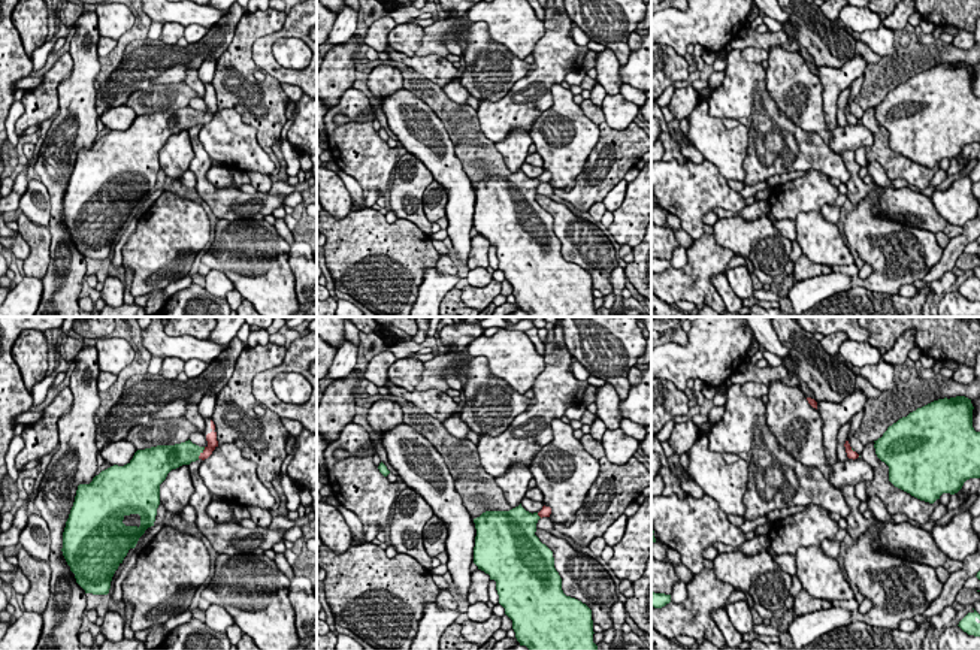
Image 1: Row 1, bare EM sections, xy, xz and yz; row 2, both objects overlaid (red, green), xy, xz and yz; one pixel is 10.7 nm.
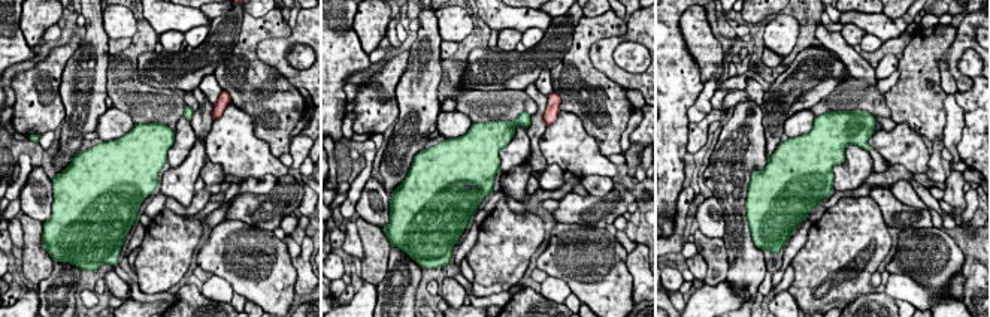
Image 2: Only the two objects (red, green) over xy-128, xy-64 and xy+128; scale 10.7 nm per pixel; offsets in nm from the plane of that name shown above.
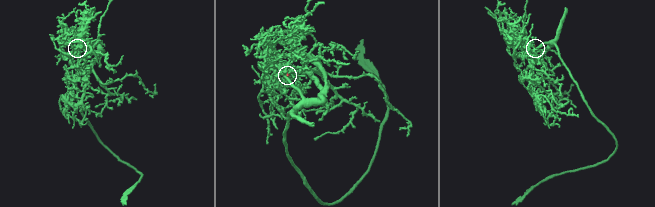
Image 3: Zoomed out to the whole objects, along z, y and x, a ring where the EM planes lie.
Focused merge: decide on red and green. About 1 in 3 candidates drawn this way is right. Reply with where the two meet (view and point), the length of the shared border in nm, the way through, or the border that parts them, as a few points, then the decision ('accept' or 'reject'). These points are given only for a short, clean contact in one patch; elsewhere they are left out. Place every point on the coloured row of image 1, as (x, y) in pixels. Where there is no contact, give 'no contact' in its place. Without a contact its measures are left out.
xy (202, 453) | 150 nm | across xy (211, 438), (211, 446), (202, 453), (184, 453) | accept

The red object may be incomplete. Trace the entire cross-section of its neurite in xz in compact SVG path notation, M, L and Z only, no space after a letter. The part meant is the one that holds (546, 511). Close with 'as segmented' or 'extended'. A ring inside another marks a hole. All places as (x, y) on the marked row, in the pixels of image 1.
M521 504L509 511L483 513L474 519L474 563L496 581L499 604L512 620L520 646L529 650L598 650L593 643L592 610L563 593L553 551L535 535L538 520L550 514L550 507L544 505L532 514Z | extended

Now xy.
M211 418L205 420L208 445L199 447L190 439L175 445L157 445L137 450L124 465L114 465L93 478L90 484L79 484L63 532L63 556L75 574L76 583L93 595L108 595L111 581L145 530L154 526L160 505L160 484L172 469L208 459L218 447L217 429Z | extended

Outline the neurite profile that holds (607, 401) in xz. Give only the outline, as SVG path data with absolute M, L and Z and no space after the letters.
M605 384L596 391L596 415L604 421L607 429L620 429L623 415L620 412L620 397L611 384Z

